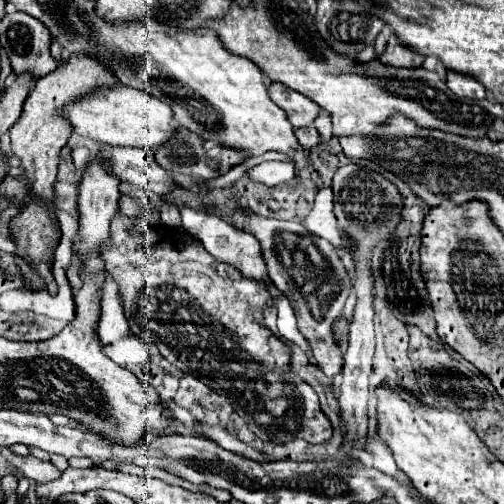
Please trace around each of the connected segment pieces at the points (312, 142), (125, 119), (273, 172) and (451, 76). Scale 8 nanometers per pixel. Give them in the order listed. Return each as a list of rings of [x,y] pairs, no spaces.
[[[308,126],[308,128],[296,128],[294,134],[296,134],[298,142],[300,142],[306,150],[314,148],[314,146],[320,142],[320,134],[318,134],[318,130],[316,130],[314,126]]]
[[[114,86],[96,90],[94,94],[66,106],[64,116],[72,122],[74,132],[110,146],[136,146],[154,150],[174,136],[178,126],[172,120],[172,108],[158,98],[144,94],[130,86]]]
[[[262,162],[262,164],[246,170],[246,176],[264,186],[274,186],[274,184],[292,180],[296,176],[296,172],[294,172],[292,162]]]
[[[450,70],[446,76],[446,84],[460,98],[476,98],[476,100],[486,98],[486,88],[478,80],[470,78],[466,74],[456,74]]]

